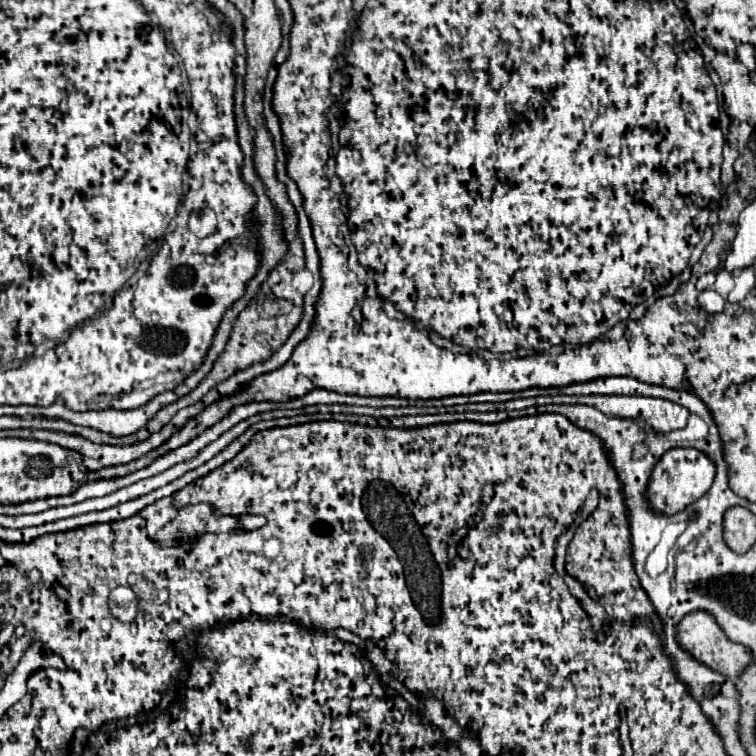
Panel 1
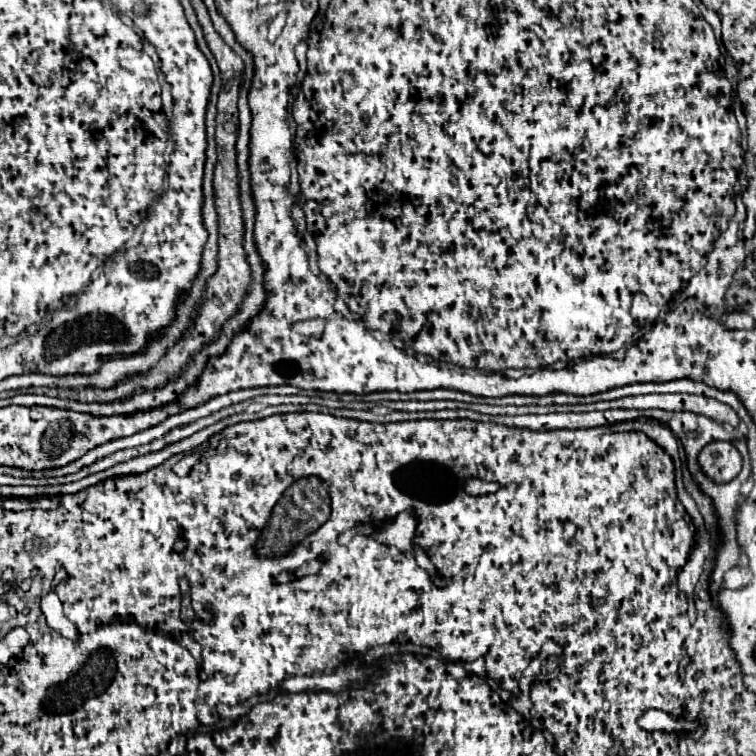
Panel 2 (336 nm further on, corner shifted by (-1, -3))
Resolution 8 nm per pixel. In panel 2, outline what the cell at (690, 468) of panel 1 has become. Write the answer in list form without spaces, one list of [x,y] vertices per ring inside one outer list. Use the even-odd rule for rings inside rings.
[[[710,442],[698,454],[702,472],[716,484],[734,480],[742,468],[742,458],[732,442]]]

